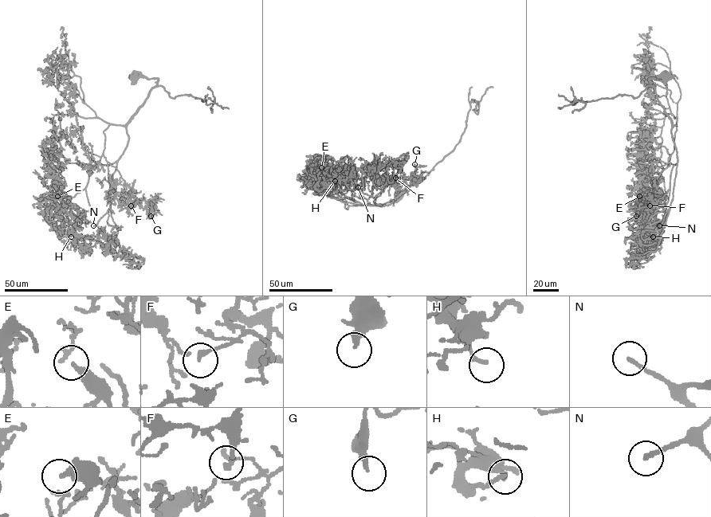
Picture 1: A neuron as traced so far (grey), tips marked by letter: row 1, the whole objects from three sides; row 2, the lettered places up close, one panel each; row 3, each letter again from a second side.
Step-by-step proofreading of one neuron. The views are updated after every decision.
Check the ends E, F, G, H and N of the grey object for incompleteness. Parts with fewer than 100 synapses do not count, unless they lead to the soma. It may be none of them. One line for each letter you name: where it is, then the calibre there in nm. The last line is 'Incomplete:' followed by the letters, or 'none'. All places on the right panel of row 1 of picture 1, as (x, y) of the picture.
N: (659, 225) | 170 nm
Incomplete: N

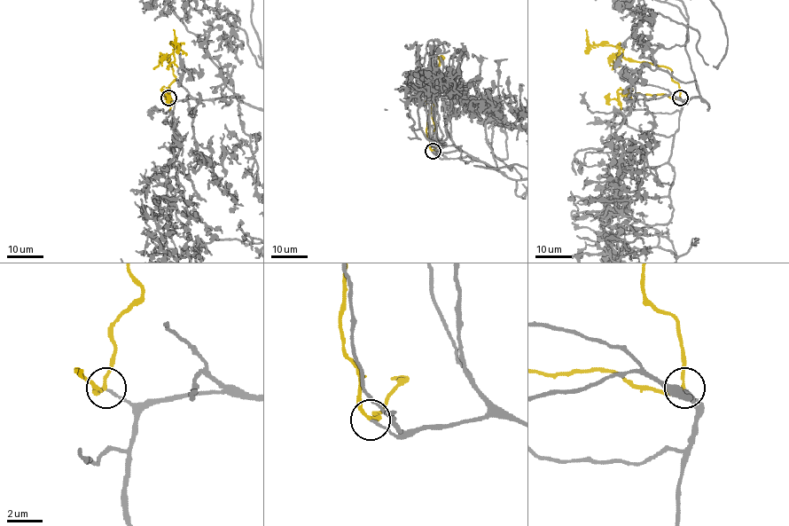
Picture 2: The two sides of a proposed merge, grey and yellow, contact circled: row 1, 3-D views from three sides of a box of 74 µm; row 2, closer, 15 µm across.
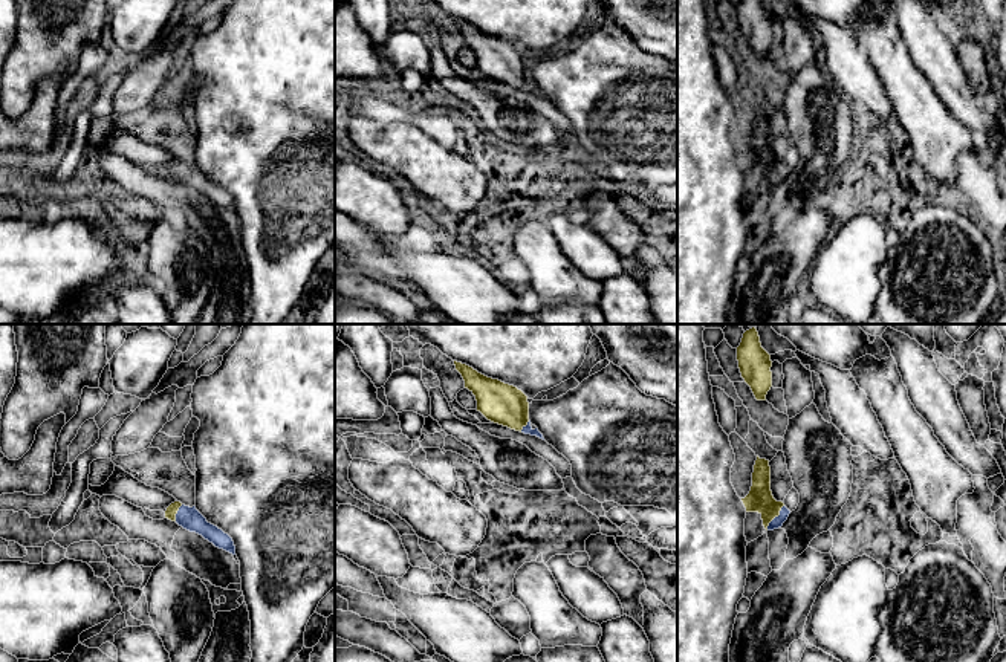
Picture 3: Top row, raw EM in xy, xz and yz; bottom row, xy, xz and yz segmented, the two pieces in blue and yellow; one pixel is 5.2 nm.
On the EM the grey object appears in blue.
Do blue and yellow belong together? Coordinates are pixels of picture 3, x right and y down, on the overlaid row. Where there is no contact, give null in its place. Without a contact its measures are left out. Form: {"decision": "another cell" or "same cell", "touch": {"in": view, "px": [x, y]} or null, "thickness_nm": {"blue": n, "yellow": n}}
{"decision": "same cell", "touch": {"in": "yz", "px": [775, 517]}, "thickness_nm": {"blue": 60, "yellow": 140}}

